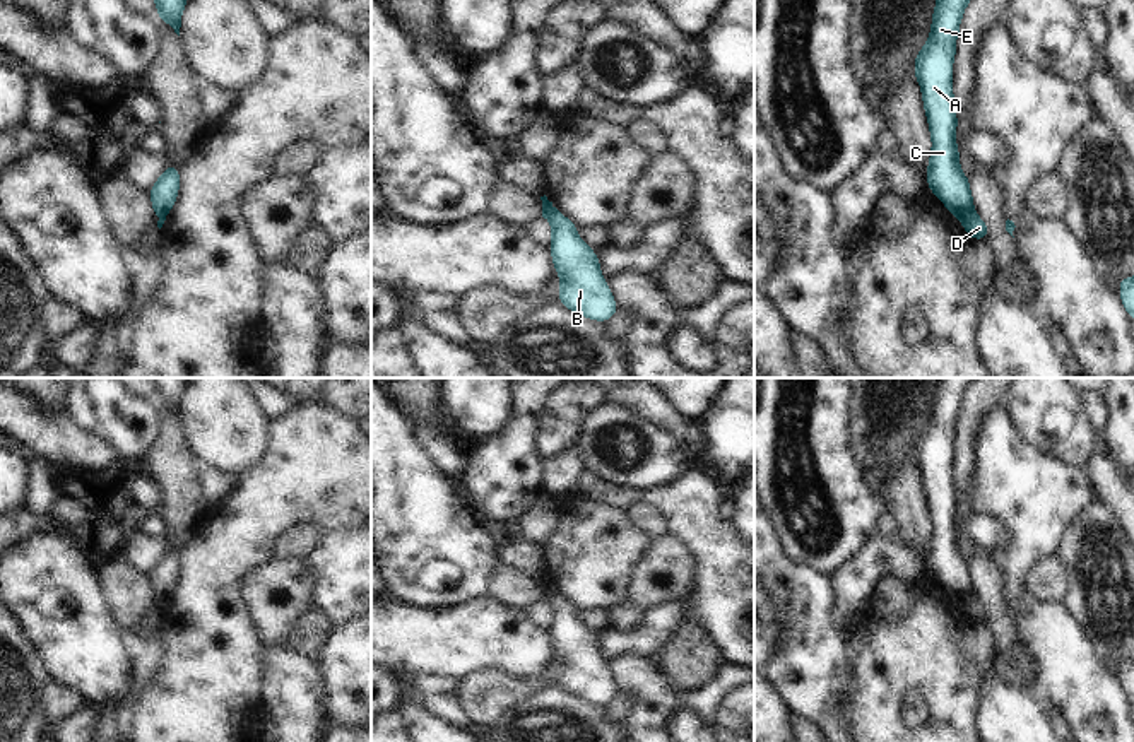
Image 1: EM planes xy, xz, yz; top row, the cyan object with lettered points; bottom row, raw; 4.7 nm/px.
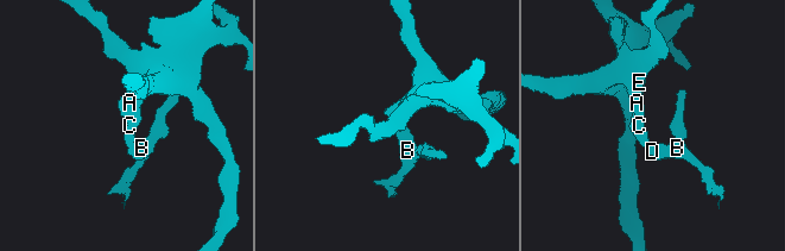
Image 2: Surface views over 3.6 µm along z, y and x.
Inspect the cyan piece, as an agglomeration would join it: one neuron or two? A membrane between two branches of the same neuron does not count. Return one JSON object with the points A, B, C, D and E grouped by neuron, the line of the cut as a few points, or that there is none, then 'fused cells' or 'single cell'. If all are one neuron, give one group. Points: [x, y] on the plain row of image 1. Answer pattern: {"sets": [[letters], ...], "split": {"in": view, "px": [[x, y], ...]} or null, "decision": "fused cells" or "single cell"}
{"sets": [["A", "C", "E"], ["B", "D"]], "split": {"in": "yz", "px": [[972, 594], [960, 600]]}, "decision": "fused cells"}

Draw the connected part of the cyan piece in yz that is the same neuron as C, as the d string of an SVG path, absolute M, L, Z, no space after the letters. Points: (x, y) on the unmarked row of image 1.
M937 378L930 419L915 438L913 458L922 470L932 535L925 564L946 592L961 600L973 595L970 561L960 552L956 530L956 484L953 480L953 443L963 393L975 378Z

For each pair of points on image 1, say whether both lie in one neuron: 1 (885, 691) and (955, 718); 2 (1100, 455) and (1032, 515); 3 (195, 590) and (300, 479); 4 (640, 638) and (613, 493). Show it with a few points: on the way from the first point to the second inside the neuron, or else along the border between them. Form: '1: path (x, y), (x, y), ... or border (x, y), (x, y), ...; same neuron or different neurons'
1: path (903, 684), (924, 684), (939, 700); same neuron
2: border (1083, 471), (1097, 496); different neurons
3: path (216, 563), (272, 506); same neuron
4: path (691, 602), (705, 588), (705, 541), (664, 500); same neuron

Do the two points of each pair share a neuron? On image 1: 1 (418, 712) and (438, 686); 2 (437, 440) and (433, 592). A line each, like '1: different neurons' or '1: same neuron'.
1: different neurons
2: different neurons

